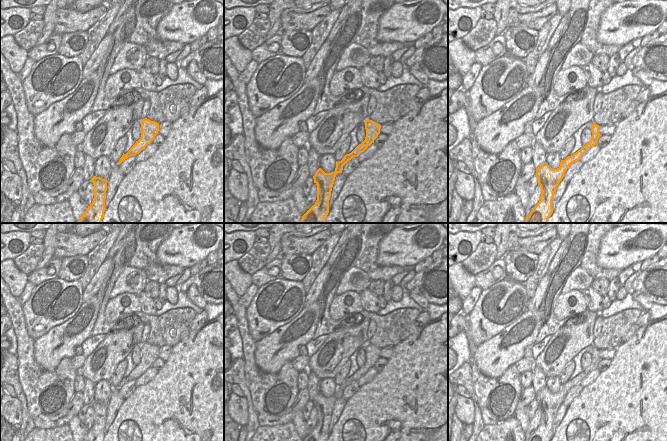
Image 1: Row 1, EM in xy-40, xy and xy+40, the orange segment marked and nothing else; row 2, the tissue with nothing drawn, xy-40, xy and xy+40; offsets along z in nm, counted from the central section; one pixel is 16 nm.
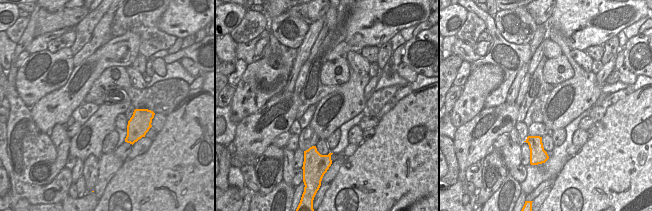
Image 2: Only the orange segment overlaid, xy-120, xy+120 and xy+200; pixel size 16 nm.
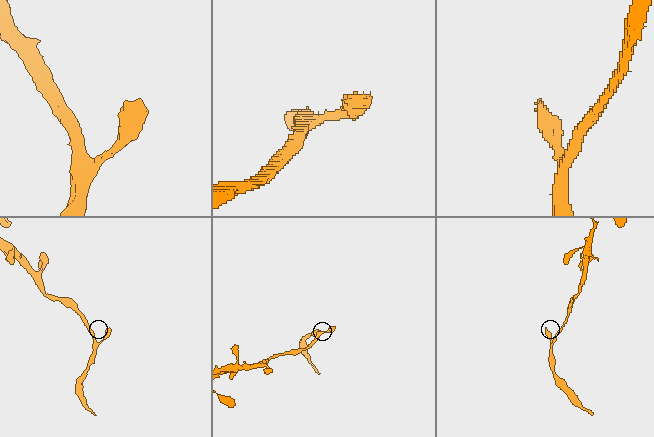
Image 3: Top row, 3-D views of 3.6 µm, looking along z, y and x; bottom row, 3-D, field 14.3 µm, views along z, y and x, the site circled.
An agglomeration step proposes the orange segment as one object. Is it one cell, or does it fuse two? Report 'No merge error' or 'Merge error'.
No merge error.

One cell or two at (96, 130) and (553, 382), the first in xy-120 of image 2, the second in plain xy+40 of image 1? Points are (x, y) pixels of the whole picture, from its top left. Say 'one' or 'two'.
two

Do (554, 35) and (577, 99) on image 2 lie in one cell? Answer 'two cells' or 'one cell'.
one cell

